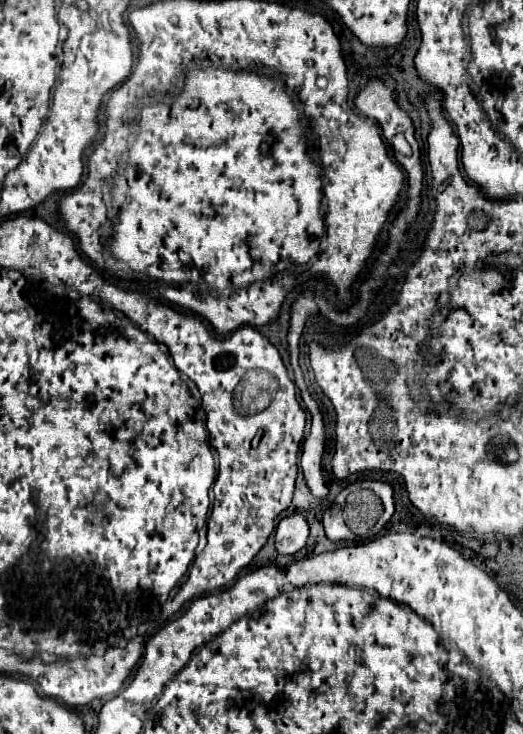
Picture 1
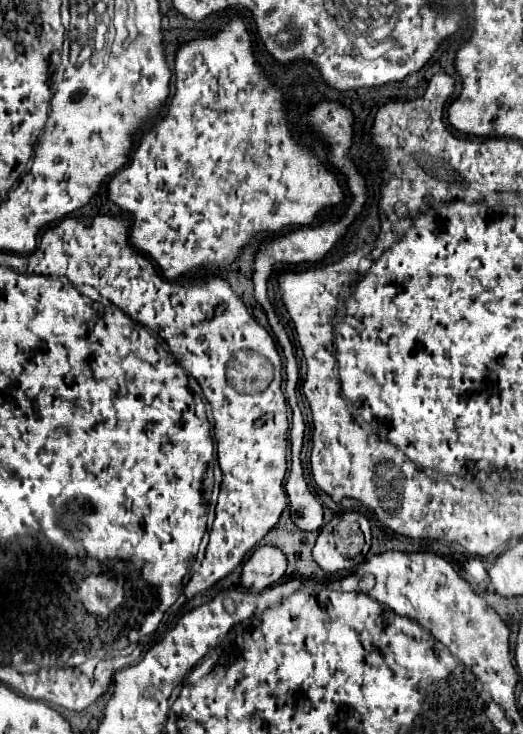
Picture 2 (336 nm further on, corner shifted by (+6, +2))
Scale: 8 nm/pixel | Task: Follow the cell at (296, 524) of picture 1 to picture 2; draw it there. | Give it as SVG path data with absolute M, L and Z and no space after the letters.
M258 547L244 563L240 585L252 593L260 593L276 583L286 571L286 555L276 547Z

